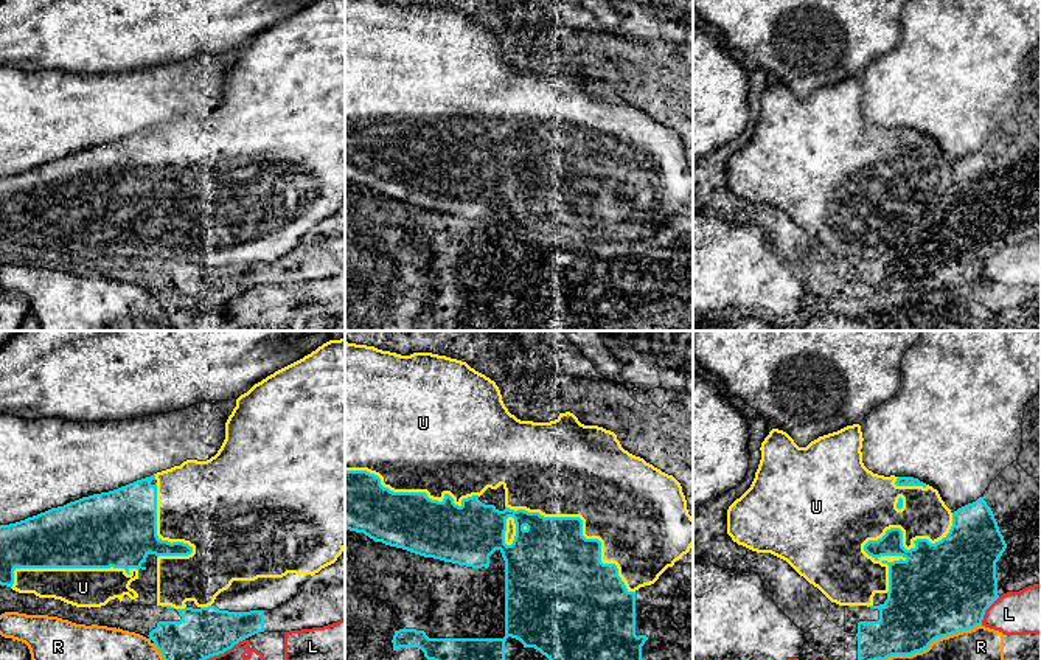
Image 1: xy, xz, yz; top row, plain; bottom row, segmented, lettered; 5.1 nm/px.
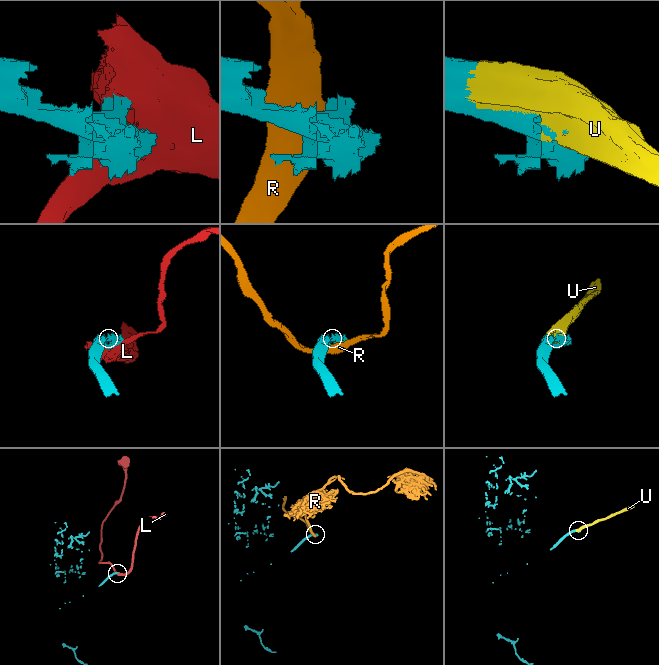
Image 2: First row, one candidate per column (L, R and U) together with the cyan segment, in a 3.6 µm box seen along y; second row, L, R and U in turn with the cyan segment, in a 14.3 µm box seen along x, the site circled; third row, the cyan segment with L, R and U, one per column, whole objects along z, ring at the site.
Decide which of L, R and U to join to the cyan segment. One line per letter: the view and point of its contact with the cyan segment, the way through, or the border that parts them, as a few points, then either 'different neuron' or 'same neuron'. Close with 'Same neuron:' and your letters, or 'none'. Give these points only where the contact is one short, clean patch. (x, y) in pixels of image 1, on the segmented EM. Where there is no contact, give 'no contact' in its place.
L: meets cyan in xy at (224, 651); different neuron
R: meets cyan in yz at (933, 640); different neuron
U: meets cyan in yz at (895, 528); same neuron
Same neuron: U

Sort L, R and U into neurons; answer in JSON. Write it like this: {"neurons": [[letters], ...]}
{"neurons": [["L"], ["R"], ["U"]]}

